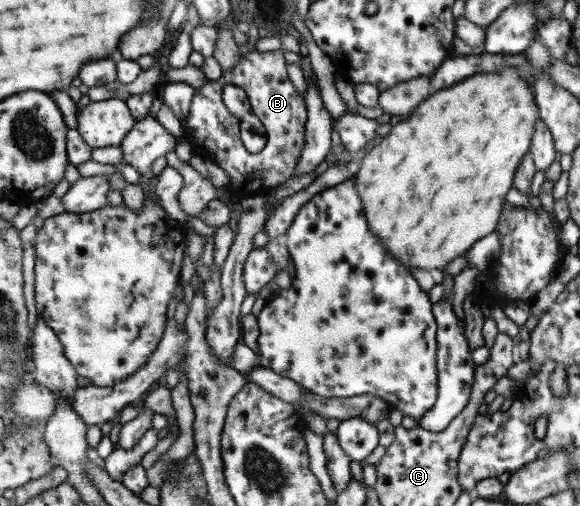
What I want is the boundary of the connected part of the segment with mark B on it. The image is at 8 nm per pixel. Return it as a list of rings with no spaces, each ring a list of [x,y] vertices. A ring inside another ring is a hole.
[[[282,50],[245,52],[240,61],[231,69],[222,73],[217,81],[208,81],[196,91],[187,120],[187,142],[193,153],[211,160],[224,169],[230,177],[225,190],[238,201],[266,195],[274,187],[288,181],[295,175],[301,163],[305,144],[309,113],[306,99],[294,87],[288,77],[288,67]],[[233,85],[245,91],[247,99],[266,129],[266,144],[257,153],[249,153],[240,139],[240,119],[228,111],[222,101],[222,89]]]

